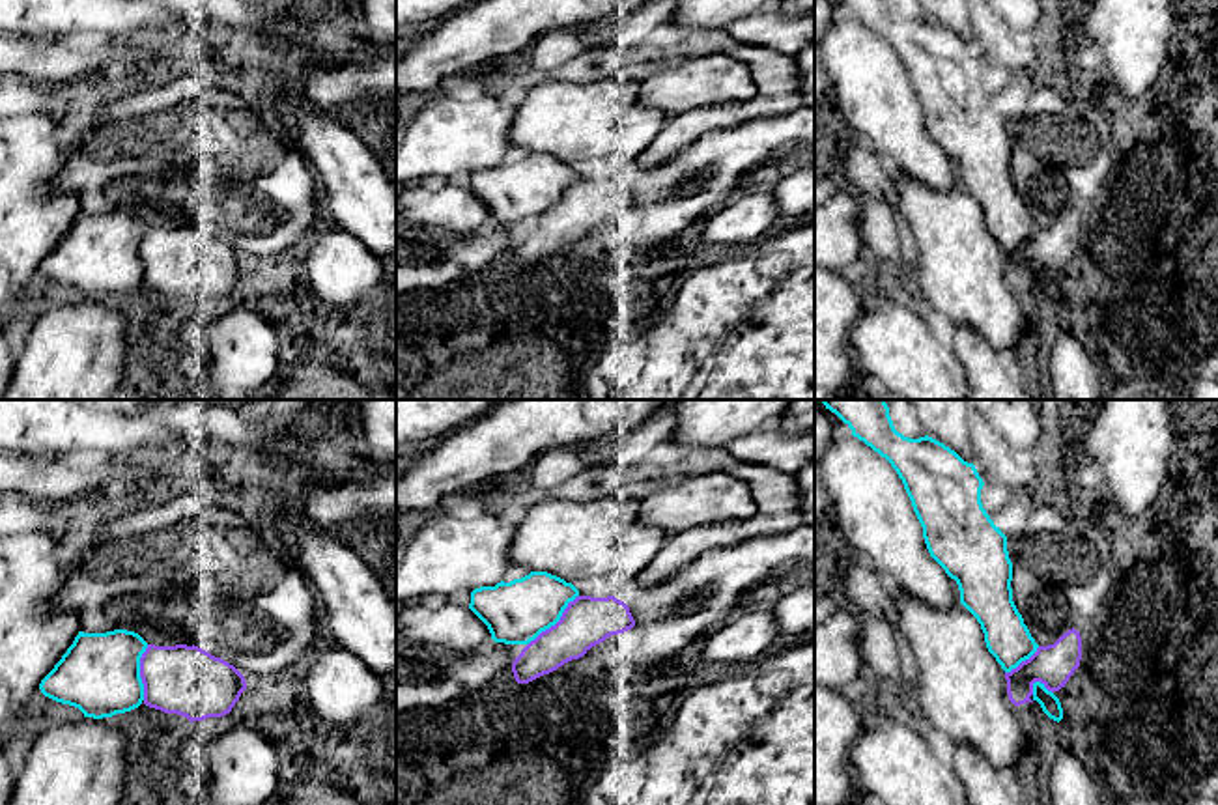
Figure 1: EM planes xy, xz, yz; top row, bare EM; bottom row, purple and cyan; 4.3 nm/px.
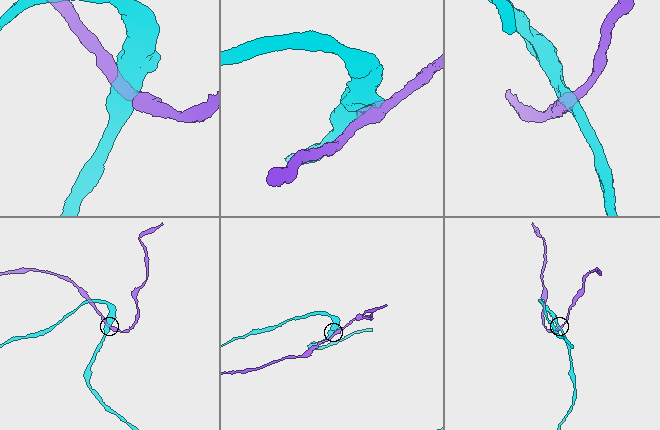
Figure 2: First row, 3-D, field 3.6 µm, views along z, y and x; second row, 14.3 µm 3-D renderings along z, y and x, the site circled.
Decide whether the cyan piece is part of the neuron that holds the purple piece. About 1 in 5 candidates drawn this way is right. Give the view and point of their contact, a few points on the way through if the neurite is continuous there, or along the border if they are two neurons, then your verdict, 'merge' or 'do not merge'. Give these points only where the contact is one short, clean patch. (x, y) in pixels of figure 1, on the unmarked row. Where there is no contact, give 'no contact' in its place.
meets purple in xz at (557, 204); border along xz (578, 176), (563, 197), (527, 226); do not merge

